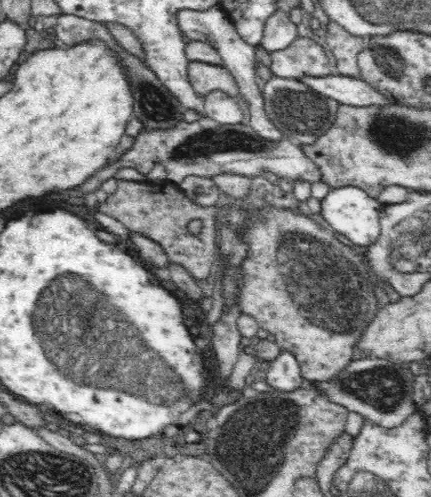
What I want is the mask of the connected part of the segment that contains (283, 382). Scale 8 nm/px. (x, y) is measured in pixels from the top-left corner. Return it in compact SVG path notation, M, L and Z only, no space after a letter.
M282 349L280 354L271 361L265 381L269 386L280 391L296 391L296 388L304 383L296 355L292 354L292 351Z

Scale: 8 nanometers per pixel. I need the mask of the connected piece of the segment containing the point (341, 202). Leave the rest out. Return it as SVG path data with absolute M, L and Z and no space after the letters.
M340 187L332 188L321 200L320 213L336 233L346 236L356 245L368 247L375 244L376 238L380 236L379 216L383 206L383 203L358 187Z

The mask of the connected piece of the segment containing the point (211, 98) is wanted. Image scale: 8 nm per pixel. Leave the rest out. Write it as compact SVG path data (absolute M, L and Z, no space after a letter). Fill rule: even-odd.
M212 91L203 96L203 114L222 125L237 125L242 122L244 113L240 109L237 96L231 97L224 91Z

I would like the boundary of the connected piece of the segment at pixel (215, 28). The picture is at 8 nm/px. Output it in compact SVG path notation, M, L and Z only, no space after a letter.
M220 5L212 7L206 12L180 10L178 12L178 25L180 25L182 32L186 33L192 40L207 42L218 52L222 59L222 65L230 70L238 83L241 98L248 104L251 120L249 125L254 129L254 132L257 132L264 140L271 140L272 142L280 142L282 138L285 138L285 134L274 125L274 121L270 119L270 115L266 113L266 107L264 107L264 91L260 89L258 82L256 82L257 75L254 69L257 62L255 46L240 38L240 33L236 31L232 20L228 19L228 13L224 12Z

